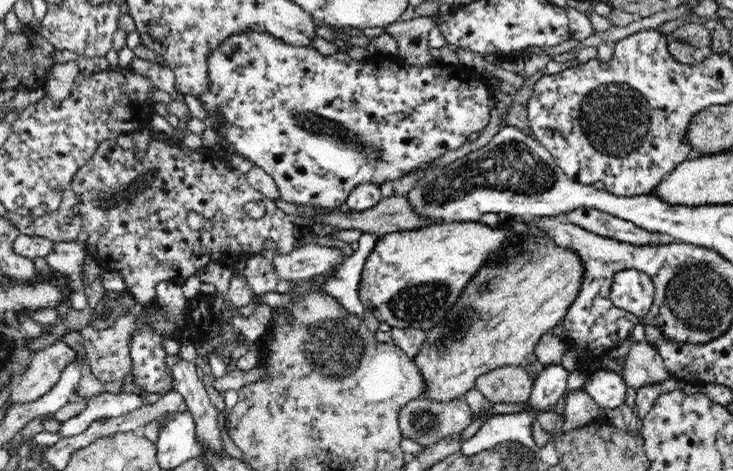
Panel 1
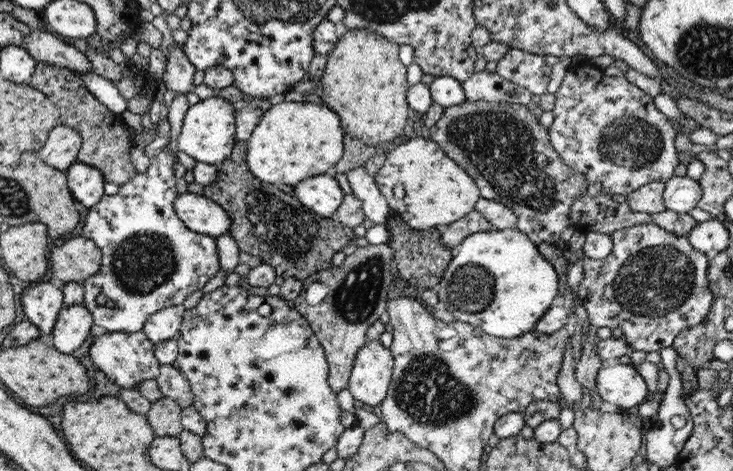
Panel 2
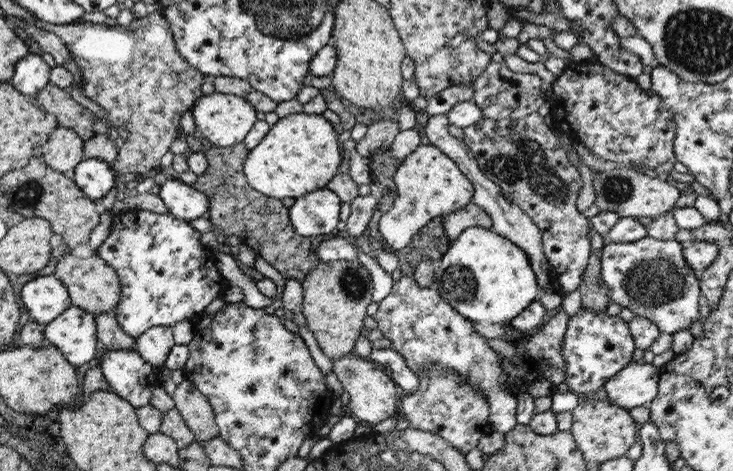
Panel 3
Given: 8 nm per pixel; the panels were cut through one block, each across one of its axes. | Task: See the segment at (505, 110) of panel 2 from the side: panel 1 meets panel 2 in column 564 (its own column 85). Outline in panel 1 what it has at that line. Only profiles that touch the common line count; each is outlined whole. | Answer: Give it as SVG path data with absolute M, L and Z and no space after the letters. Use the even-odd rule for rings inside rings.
M148 134L144 139L145 143L147 143L148 152L146 152L146 158L144 158L142 162L137 160L134 149L122 150L116 143L116 139L104 141L101 144L102 146L96 150L96 154L92 156L92 160L90 160L83 168L80 168L80 171L74 175L71 188L77 194L77 199L79 200L82 225L84 225L83 230L90 235L88 236L88 241L85 245L85 248L89 251L88 254L98 260L98 264L104 270L120 272L124 284L126 285L126 292L131 296L136 297L140 305L156 302L156 291L154 288L160 281L170 279L175 281L185 280L190 278L190 276L198 274L198 270L204 268L210 261L223 263L226 262L226 260L230 260L230 258L240 256L242 252L248 252L249 255L263 252L266 255L274 257L276 255L287 255L296 250L297 247L295 244L297 241L294 237L292 216L276 207L274 201L266 199L262 193L258 192L255 188L252 188L252 185L247 181L247 174L242 174L242 172L231 168L225 158L218 156L216 149L209 150L204 148L198 150L198 152L194 152L194 150L190 150L190 148L180 144L172 145L166 141L166 138L163 139L163 137L152 134ZM256 200L263 200L266 206L264 215L262 218L258 218L258 220L254 220L254 218L248 216L244 211L244 204L246 204L246 202ZM188 212L198 212L198 214L210 218L210 220L214 222L214 228L212 228L210 232L205 232L204 230L192 230L187 223L186 214L188 214Z

